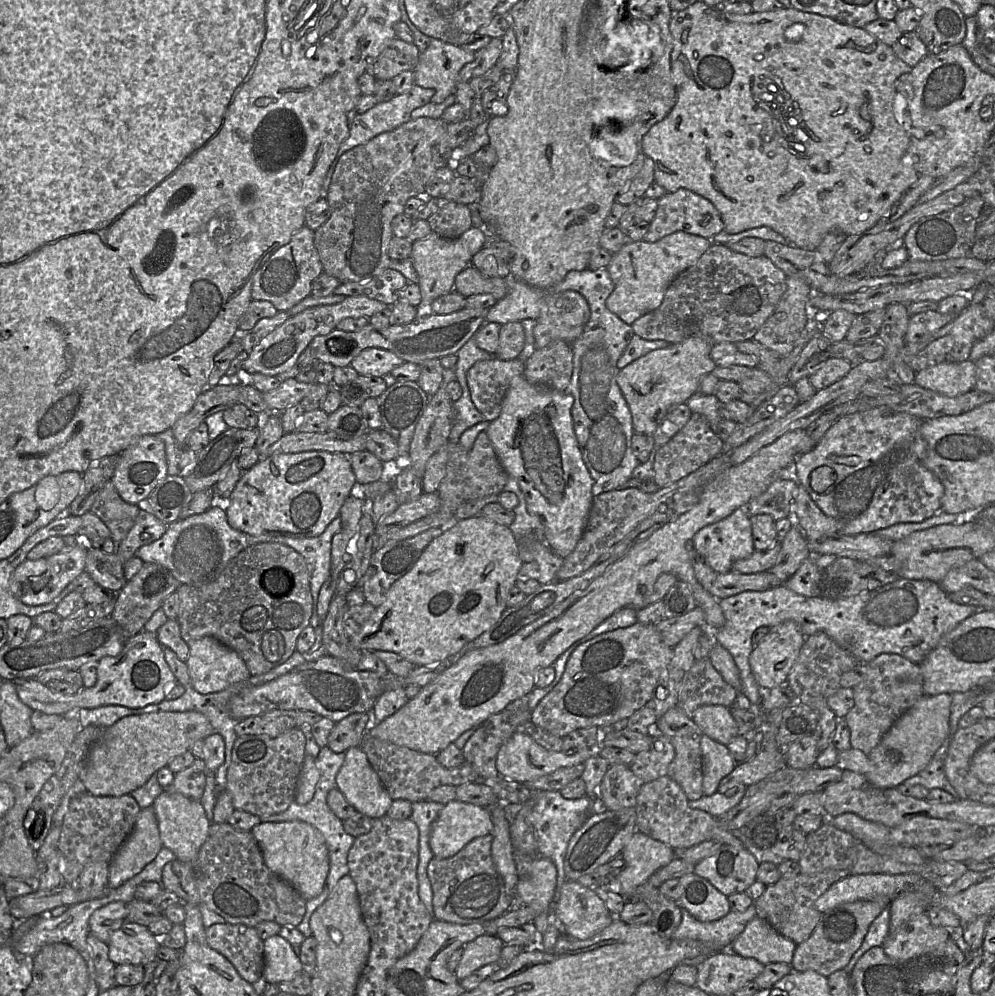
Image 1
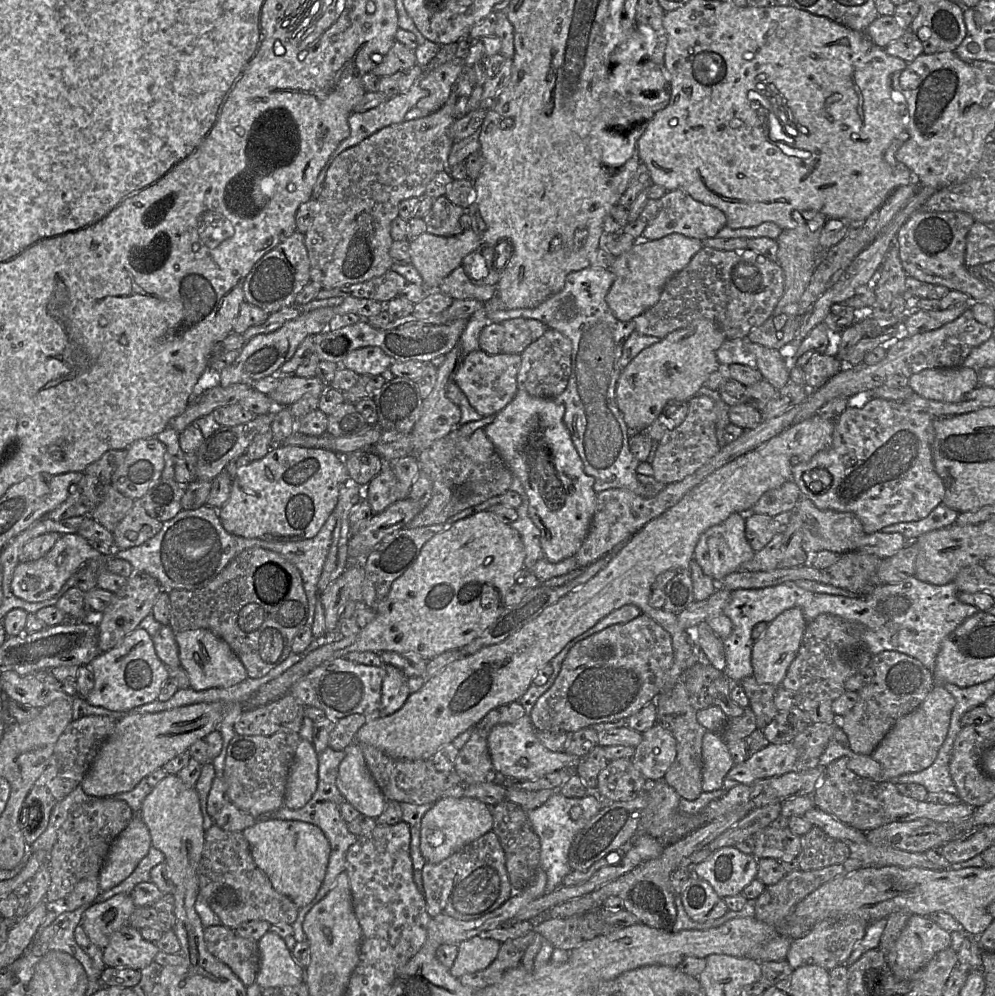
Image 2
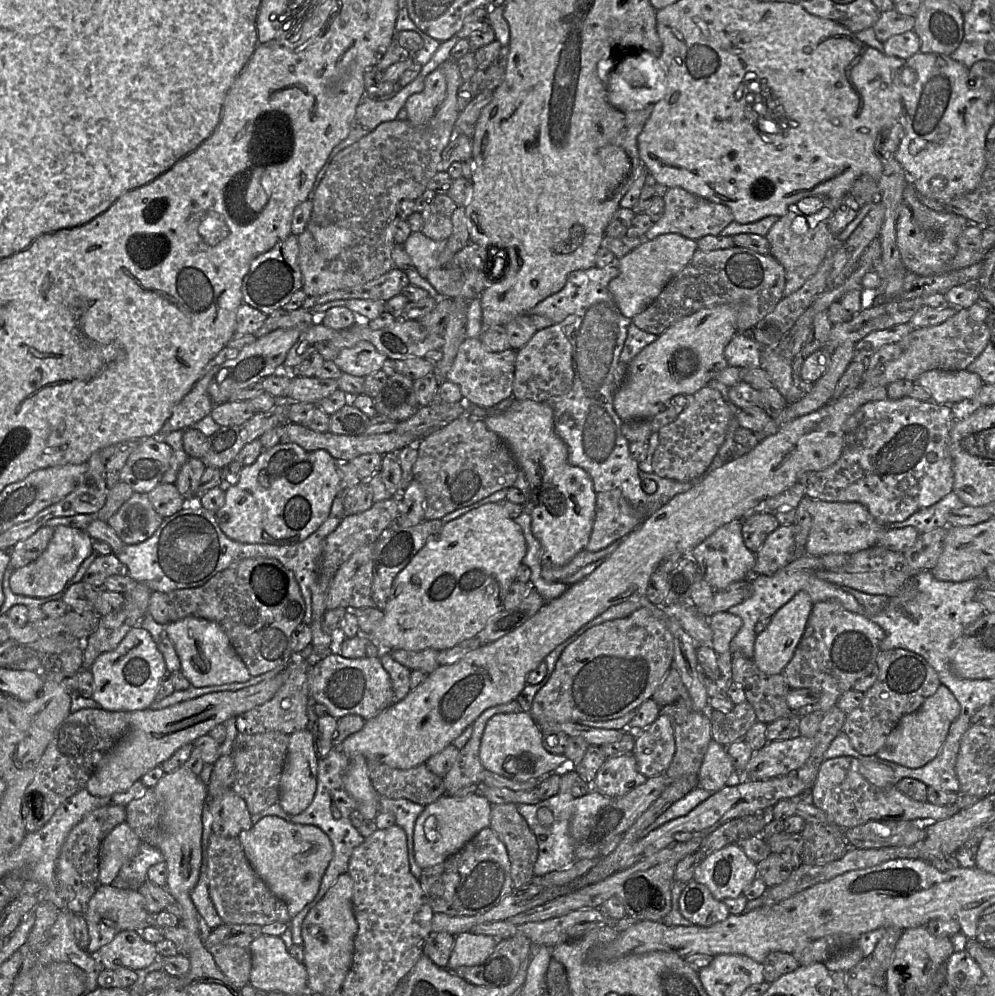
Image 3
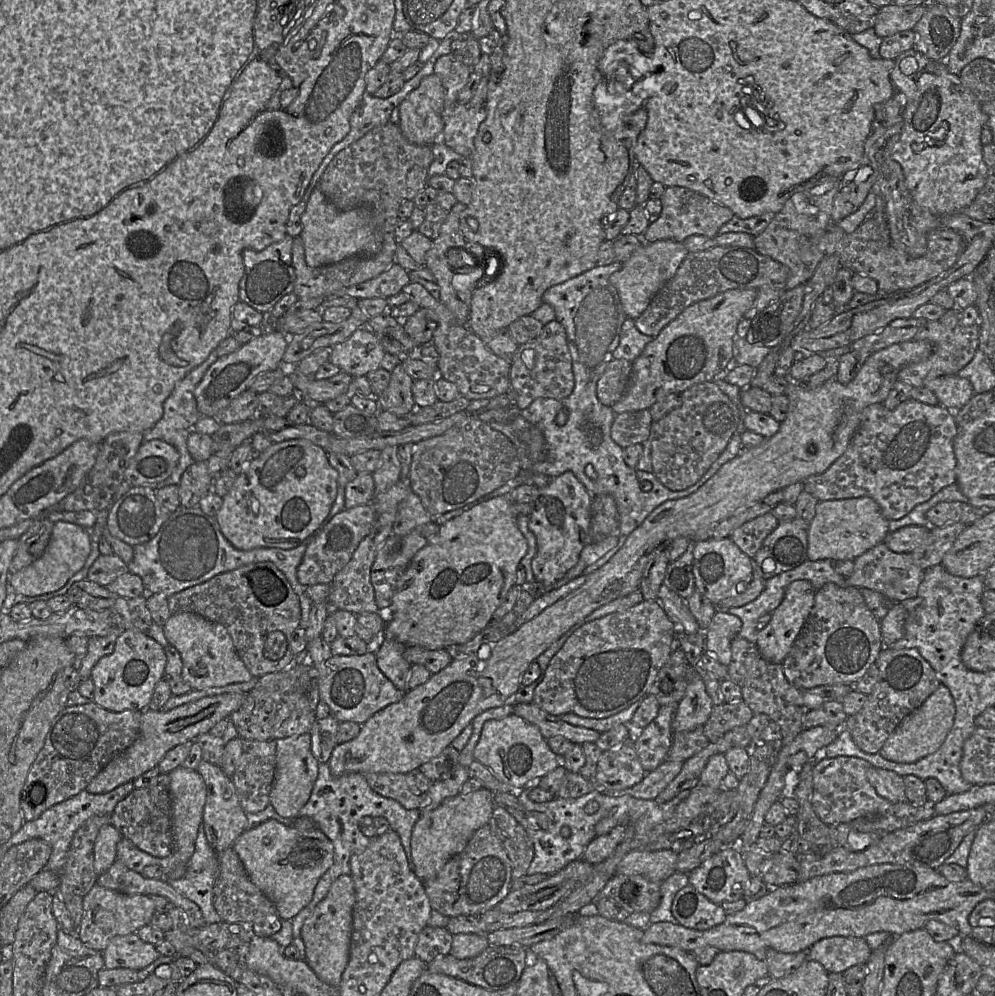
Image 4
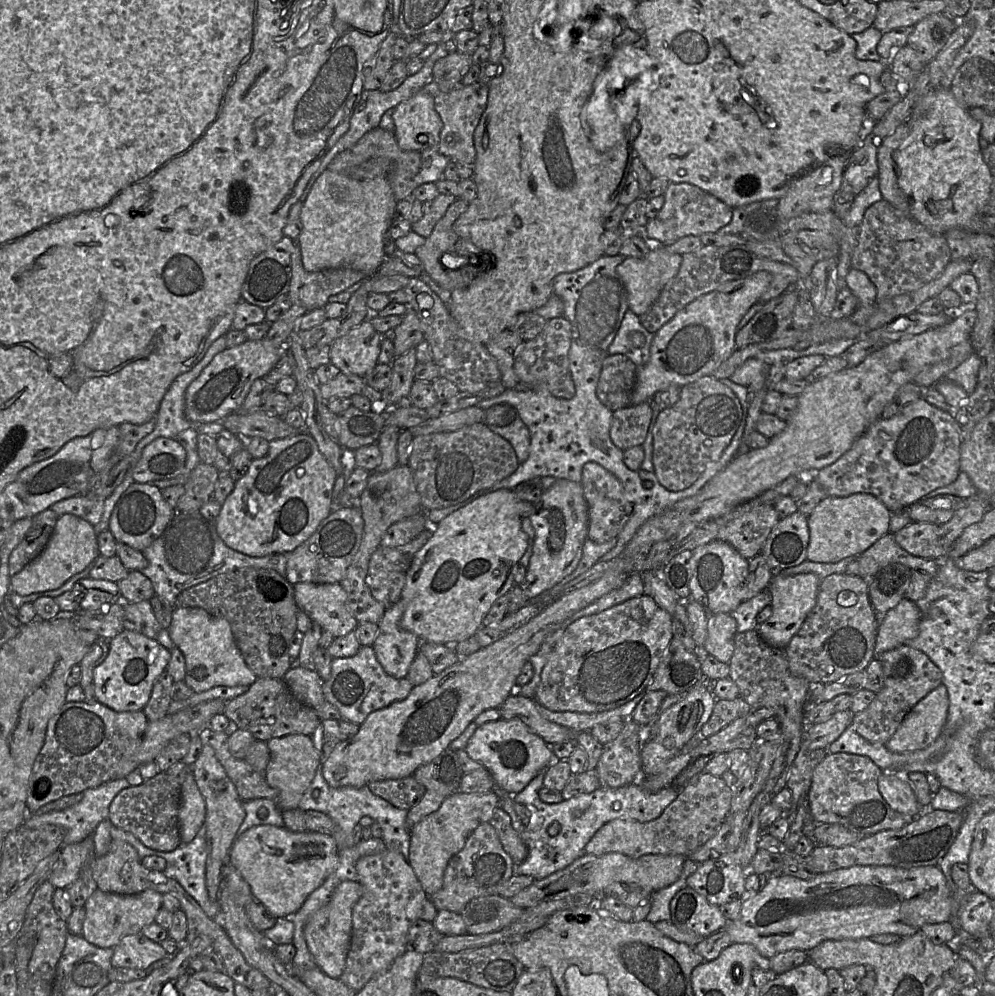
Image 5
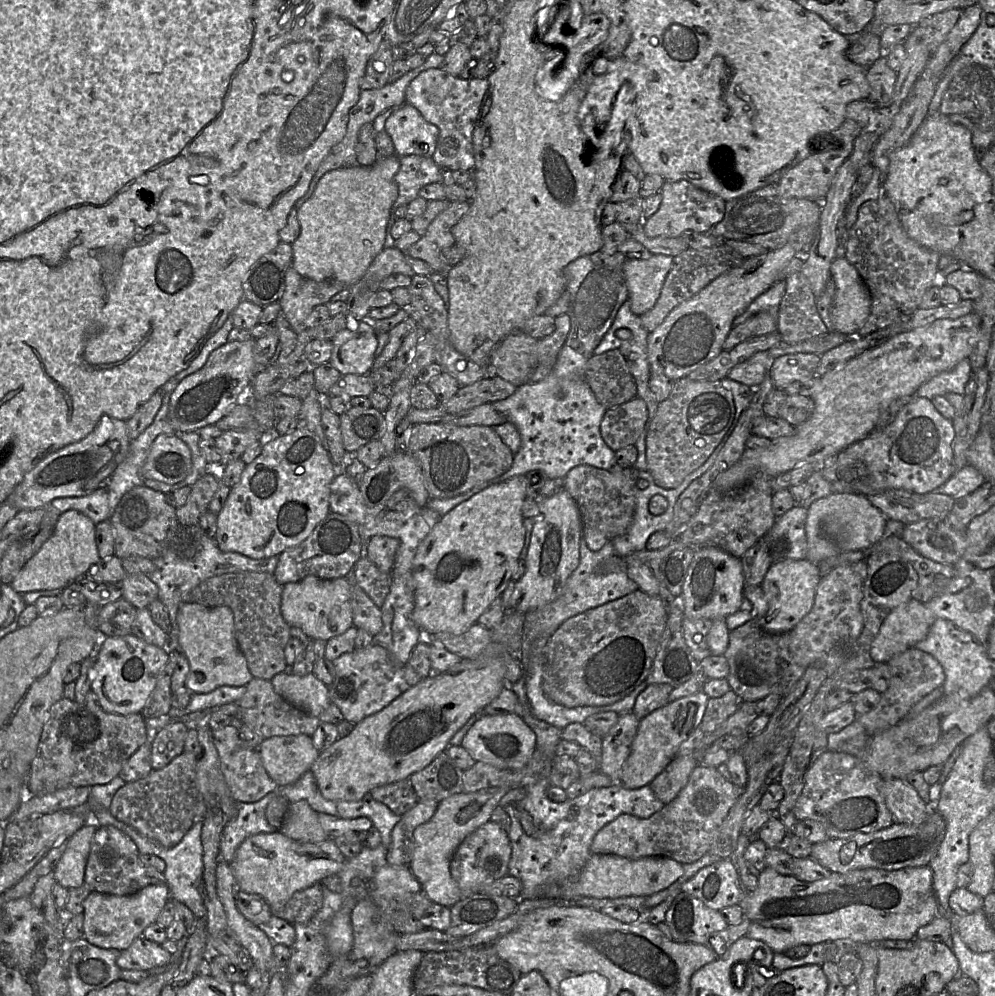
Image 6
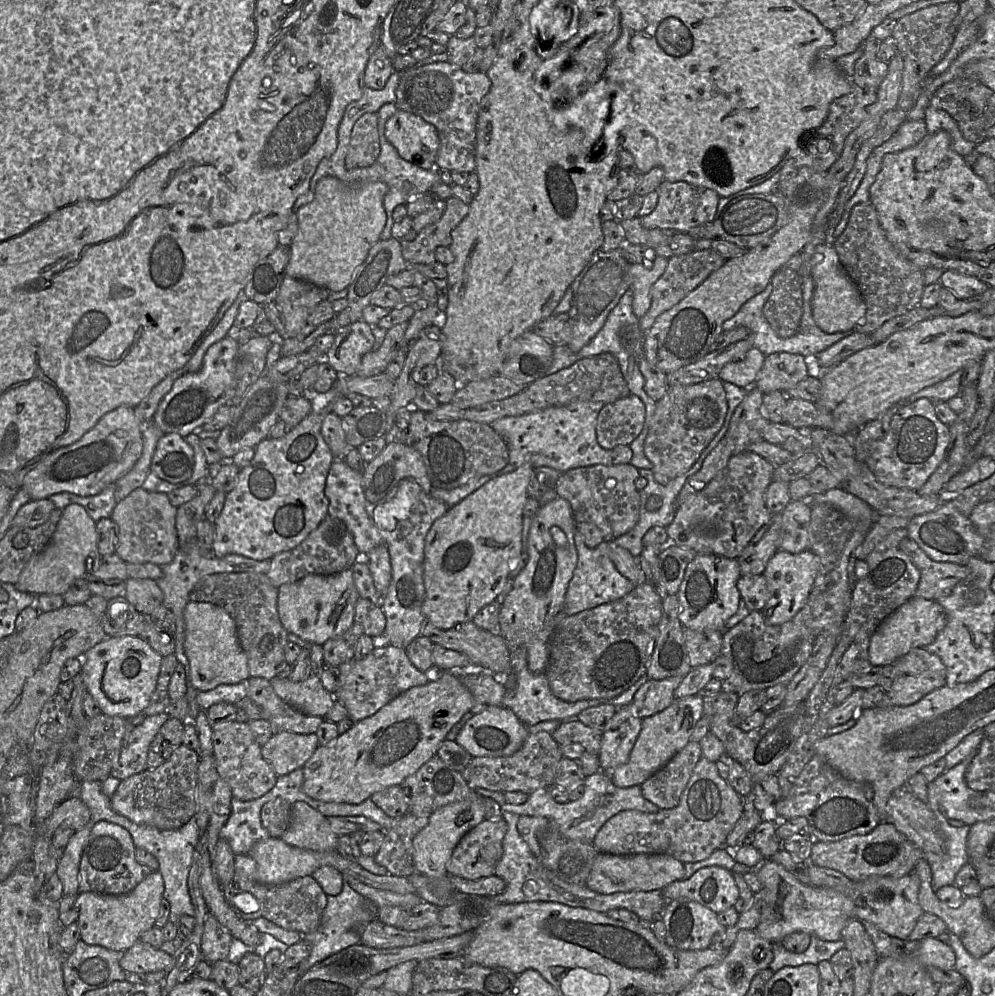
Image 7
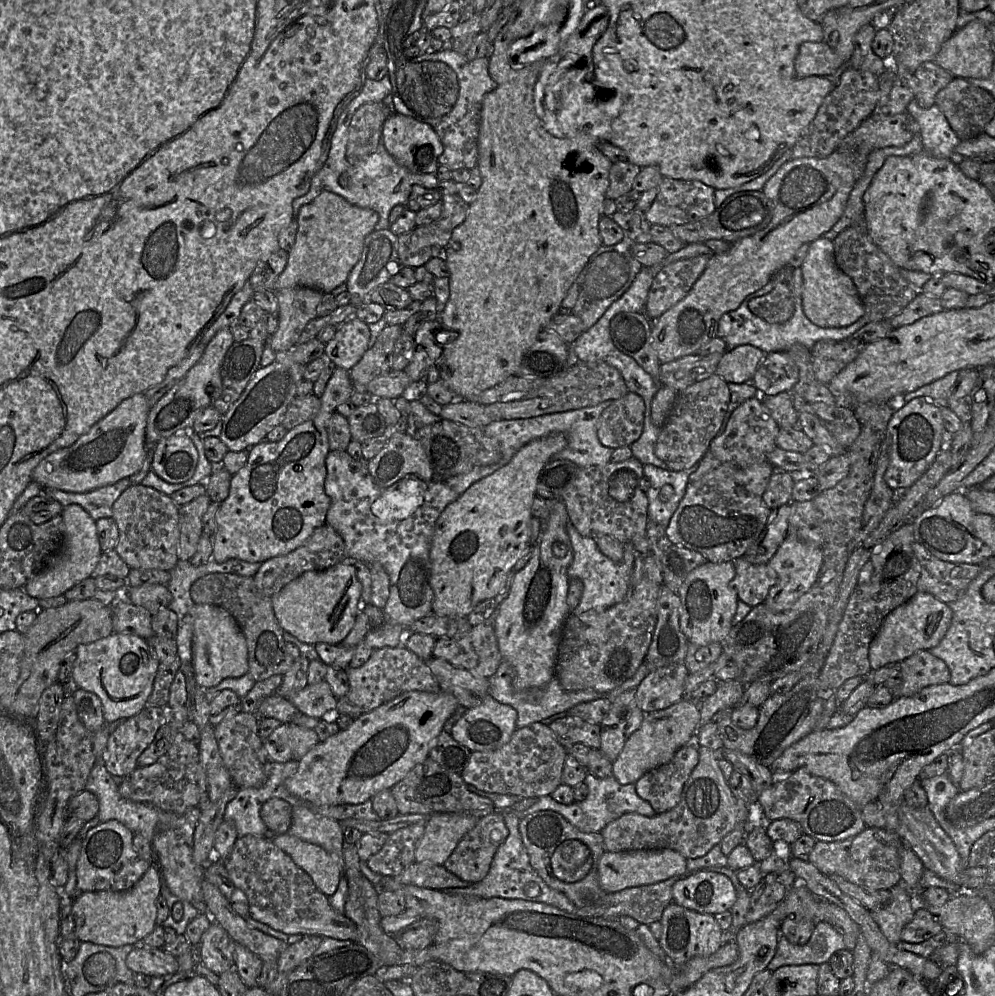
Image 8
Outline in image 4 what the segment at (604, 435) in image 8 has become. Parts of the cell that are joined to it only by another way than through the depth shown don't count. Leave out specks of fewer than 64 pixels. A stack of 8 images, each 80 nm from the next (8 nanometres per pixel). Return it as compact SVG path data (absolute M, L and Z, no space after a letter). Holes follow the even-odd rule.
M650 409L616 414L611 426L611 438L622 448L642 444L650 434Z

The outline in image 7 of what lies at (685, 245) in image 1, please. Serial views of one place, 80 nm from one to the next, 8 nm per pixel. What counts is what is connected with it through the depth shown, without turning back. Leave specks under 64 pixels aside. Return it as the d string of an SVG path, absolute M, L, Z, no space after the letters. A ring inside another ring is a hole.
M657 255L653 262L630 265L631 288L633 290L632 308L634 314L641 318L651 306L651 289L665 272L669 258Z

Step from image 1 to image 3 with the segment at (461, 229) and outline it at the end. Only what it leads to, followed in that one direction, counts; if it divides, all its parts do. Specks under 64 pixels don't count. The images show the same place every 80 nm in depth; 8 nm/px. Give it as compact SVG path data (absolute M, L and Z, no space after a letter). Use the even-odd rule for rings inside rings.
M436 194L421 212L423 225L420 230L432 240L442 241L452 234L451 216L458 205L447 194Z

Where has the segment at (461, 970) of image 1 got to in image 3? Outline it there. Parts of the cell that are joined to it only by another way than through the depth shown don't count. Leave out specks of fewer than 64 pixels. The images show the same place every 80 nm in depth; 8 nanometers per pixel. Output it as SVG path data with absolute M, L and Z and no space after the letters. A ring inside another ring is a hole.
M464 932L455 936L455 944L447 968L454 972L462 966L477 966L492 954L498 939Z

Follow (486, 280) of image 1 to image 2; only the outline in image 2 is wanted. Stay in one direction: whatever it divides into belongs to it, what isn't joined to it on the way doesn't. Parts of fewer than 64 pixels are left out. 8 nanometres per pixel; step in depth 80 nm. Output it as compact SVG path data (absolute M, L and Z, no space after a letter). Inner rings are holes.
M461 265L442 280L438 290L453 300L476 299L482 303L490 300L496 292L493 285L474 284Z

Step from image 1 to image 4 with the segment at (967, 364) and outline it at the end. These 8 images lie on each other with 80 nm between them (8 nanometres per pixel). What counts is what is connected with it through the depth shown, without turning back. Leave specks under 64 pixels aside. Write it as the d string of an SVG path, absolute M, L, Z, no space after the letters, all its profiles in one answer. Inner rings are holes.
M957 374L931 379L926 382L925 387L936 395L938 405L942 405L952 412L966 405L975 394L971 382Z

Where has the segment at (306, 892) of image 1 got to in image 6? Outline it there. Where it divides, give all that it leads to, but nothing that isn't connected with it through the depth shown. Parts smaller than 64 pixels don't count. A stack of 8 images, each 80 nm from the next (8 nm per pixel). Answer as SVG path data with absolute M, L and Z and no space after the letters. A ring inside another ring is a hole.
M279 830L273 833L259 833L247 837L237 848L230 866L239 890L260 895L272 909L281 909L297 891L306 889L328 876L337 875L346 863L333 839L319 843L303 843L283 835Z

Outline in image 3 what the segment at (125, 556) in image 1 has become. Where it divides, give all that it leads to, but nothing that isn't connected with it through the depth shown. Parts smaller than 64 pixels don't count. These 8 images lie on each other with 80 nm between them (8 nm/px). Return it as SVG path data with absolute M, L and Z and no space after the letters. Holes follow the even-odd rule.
M134 492L107 524L124 544L134 545L150 538L163 519L154 510L147 493Z

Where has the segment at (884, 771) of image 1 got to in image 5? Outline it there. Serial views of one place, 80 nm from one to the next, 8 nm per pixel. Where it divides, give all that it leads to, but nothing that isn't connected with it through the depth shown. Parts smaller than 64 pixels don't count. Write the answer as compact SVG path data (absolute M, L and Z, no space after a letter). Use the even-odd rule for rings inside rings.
M942 683L920 700L885 744L893 753L923 750L943 733L949 710L946 686Z

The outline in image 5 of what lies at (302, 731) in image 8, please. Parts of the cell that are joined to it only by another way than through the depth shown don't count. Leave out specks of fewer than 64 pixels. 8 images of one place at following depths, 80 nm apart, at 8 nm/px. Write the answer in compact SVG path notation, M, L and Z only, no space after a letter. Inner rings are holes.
M289 734L267 741L270 759L265 770L268 785L276 790L276 805L281 811L296 809L320 765L320 756L310 736Z

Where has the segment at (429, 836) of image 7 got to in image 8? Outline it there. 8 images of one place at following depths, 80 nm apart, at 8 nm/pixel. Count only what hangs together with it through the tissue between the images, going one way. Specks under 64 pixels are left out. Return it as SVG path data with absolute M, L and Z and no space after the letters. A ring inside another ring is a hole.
M443 812L431 815L415 850L415 862L443 865L459 841L476 825L478 818L469 813Z

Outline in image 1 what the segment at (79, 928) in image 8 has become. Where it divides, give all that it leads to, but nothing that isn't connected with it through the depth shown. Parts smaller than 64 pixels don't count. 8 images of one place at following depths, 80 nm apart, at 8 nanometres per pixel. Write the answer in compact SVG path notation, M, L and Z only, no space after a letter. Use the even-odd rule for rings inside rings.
M115 901L95 910L89 918L89 933L107 944L112 931L117 929L127 914L127 903Z

